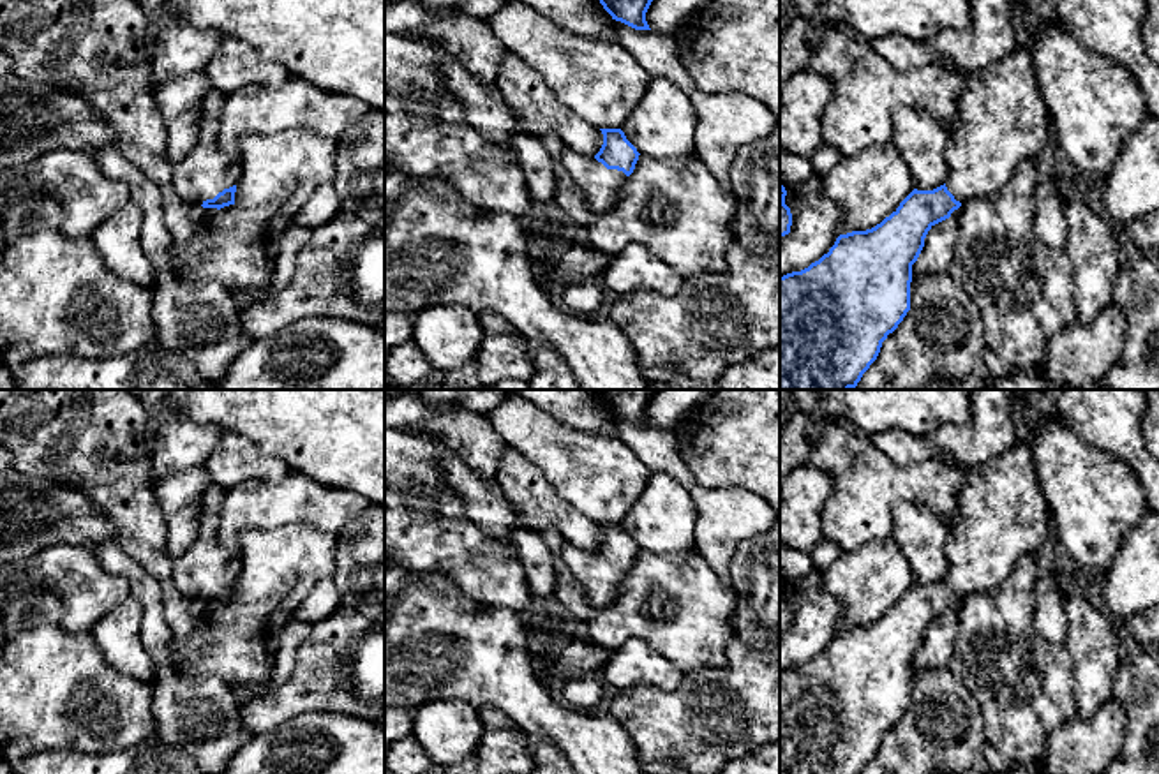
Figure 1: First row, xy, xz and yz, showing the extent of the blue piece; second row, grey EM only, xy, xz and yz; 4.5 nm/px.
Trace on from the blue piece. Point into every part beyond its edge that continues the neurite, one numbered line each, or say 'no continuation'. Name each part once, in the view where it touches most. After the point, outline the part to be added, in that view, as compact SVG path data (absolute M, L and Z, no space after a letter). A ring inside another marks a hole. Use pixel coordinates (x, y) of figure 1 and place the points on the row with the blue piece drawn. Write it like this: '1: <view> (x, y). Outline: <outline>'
1: xy (205, 171). Outline: M212 88L201 102L201 127L196 146L173 166L173 192L187 205L199 206L238 183L242 159L226 155L217 145L226 93Z

